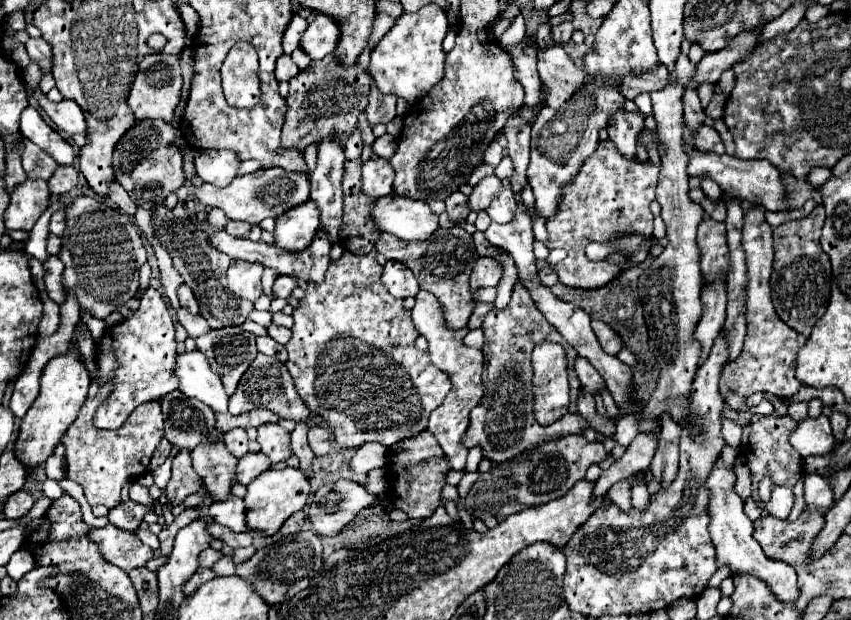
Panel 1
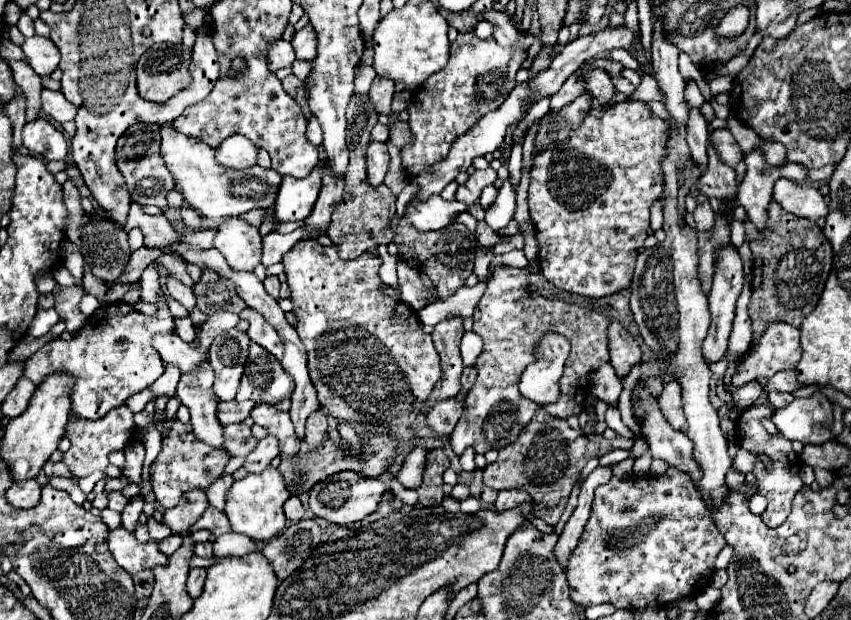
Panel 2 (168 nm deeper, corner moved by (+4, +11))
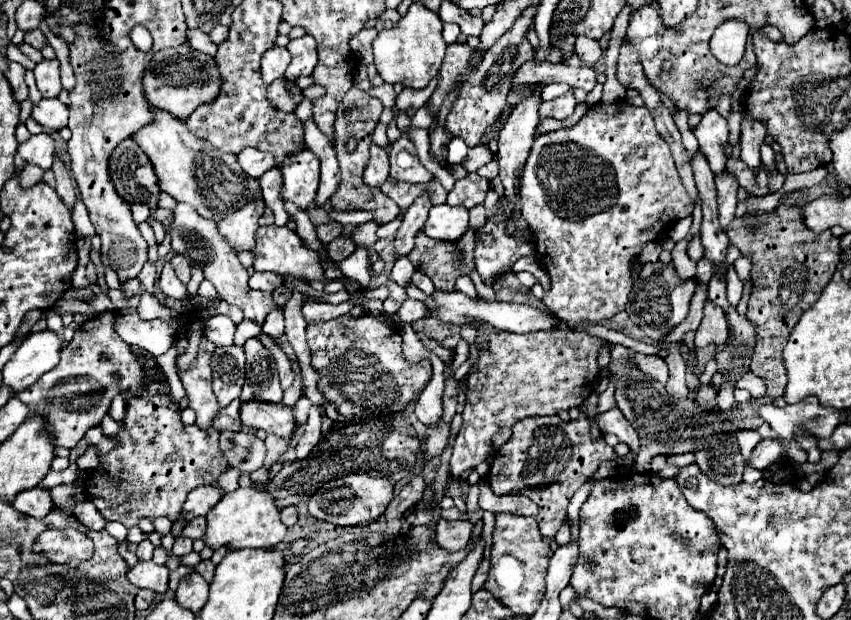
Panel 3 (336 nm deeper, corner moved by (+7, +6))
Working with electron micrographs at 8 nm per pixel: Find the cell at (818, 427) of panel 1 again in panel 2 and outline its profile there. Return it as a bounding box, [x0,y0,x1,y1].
[772,391,832,443]

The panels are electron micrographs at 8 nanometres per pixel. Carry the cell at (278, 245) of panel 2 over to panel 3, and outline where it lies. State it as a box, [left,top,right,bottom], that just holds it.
[345,222,377,248]

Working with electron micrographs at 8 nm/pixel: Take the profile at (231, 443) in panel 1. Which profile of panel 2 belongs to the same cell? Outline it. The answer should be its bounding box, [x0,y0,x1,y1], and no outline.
[224,423,258,457]

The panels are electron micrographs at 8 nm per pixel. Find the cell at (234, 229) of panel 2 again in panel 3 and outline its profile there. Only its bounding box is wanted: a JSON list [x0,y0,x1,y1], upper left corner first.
[217,196,265,254]

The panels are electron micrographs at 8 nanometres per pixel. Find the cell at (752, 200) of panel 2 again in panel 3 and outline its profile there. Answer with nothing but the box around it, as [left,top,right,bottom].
[741,114,765,172]

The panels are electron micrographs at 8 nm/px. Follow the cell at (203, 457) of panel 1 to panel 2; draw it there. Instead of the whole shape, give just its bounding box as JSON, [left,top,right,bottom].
[176,359,224,447]

